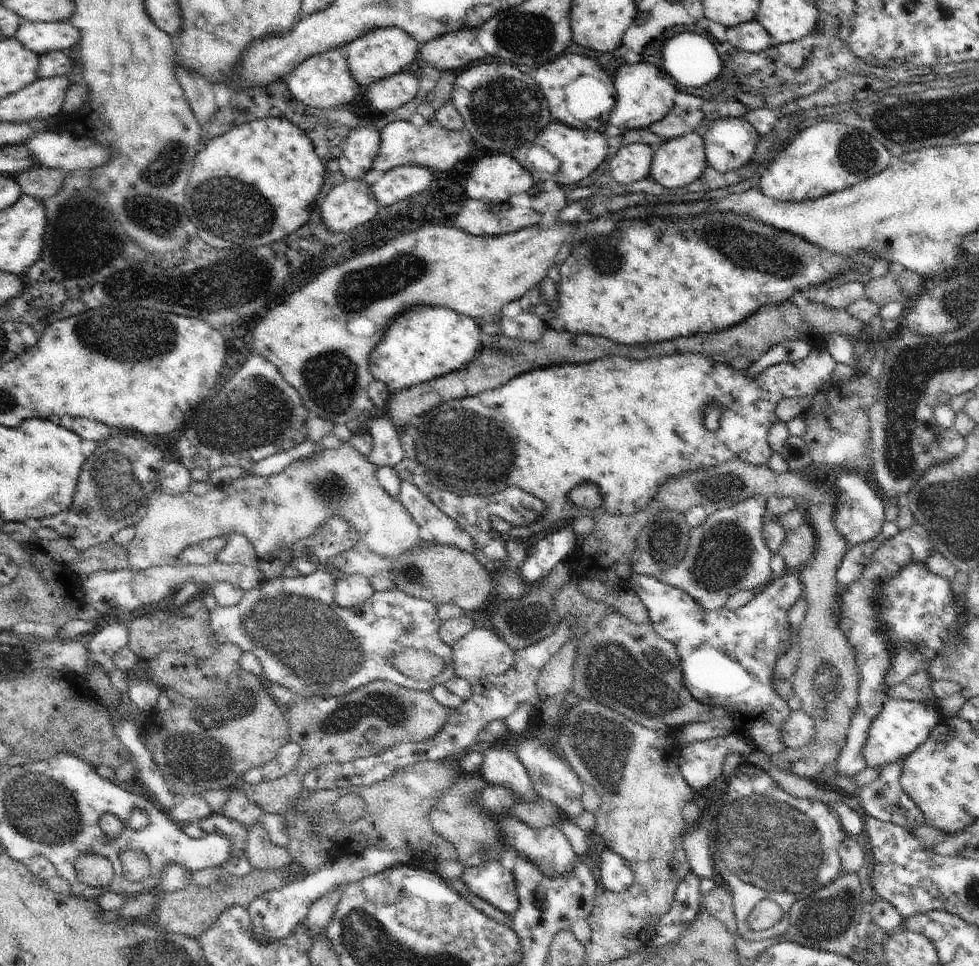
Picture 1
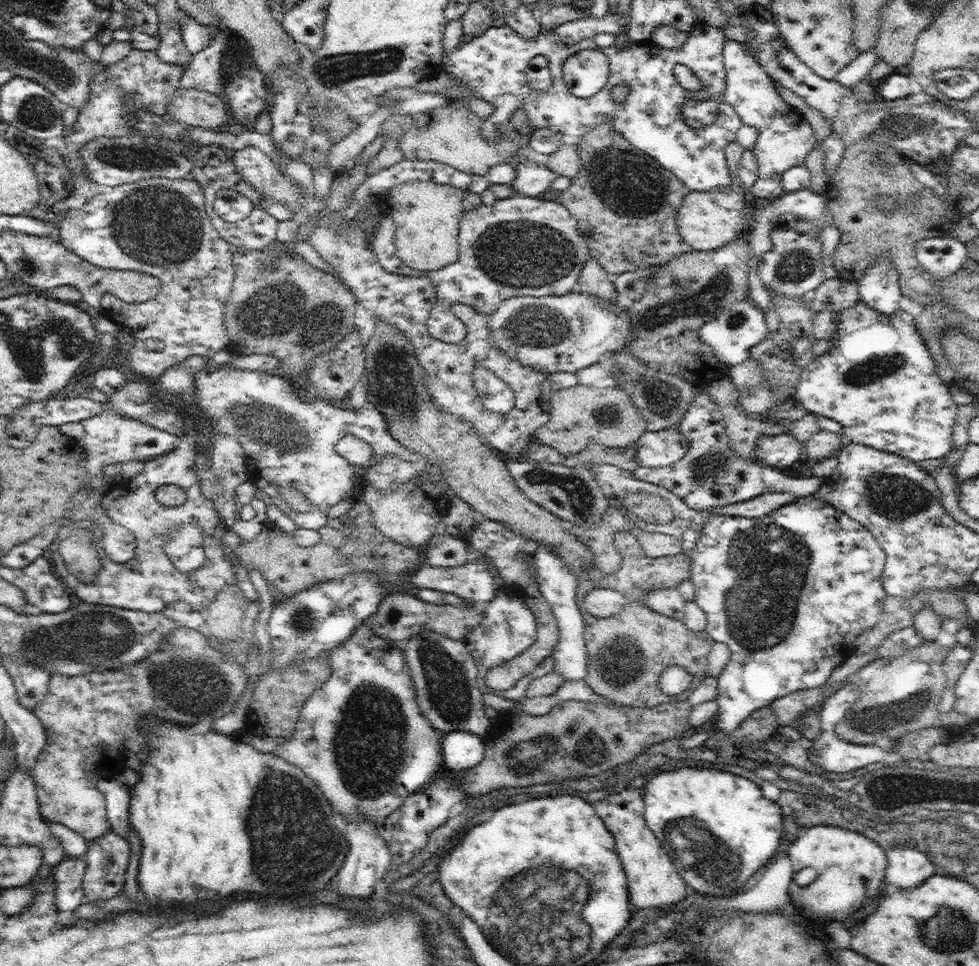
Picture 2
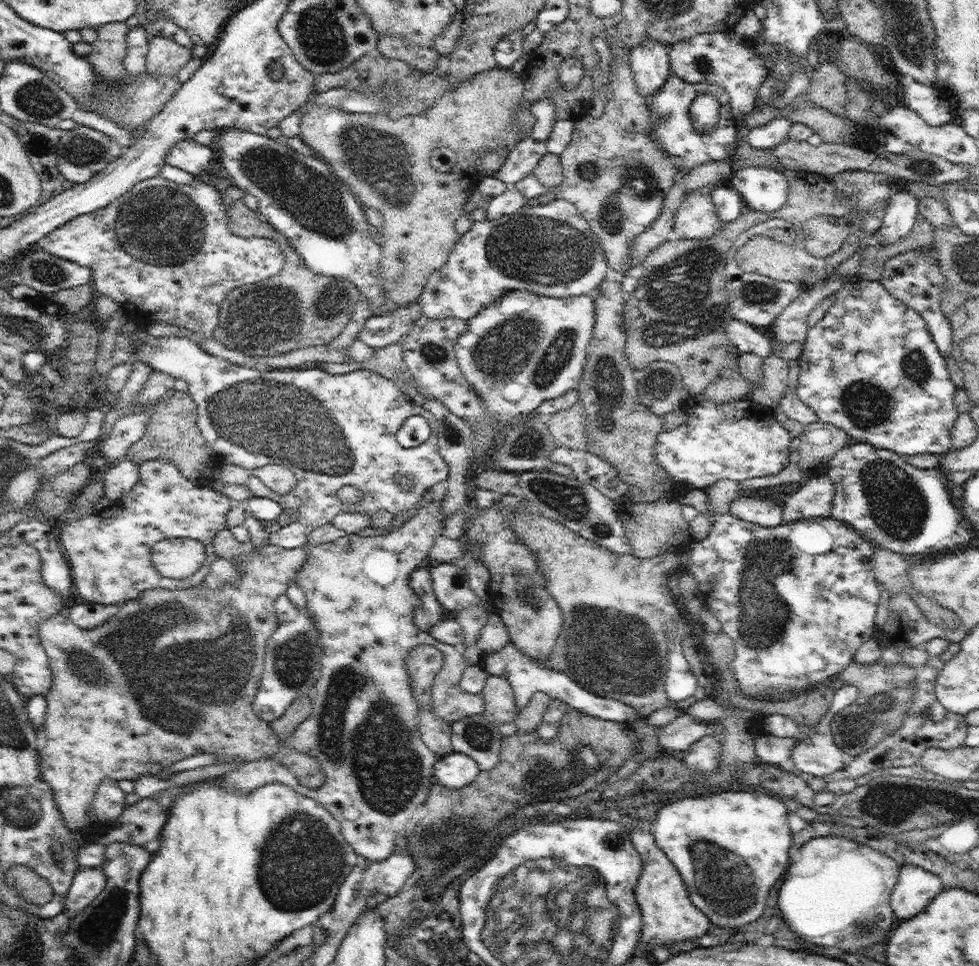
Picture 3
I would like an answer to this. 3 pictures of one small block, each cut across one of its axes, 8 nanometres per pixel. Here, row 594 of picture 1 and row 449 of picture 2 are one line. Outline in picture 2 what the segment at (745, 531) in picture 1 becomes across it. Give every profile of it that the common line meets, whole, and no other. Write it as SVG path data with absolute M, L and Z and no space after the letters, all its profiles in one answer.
M700 392L694 397L677 429L689 440L690 450L676 464L660 468L639 466L633 473L640 480L648 480L673 492L686 503L688 508L706 512L713 508L752 500L766 492L788 492L799 496L810 496L818 493L825 481L813 474L789 477L779 469L762 464L762 460L754 456L751 458L739 456L730 446L721 408L706 392Z

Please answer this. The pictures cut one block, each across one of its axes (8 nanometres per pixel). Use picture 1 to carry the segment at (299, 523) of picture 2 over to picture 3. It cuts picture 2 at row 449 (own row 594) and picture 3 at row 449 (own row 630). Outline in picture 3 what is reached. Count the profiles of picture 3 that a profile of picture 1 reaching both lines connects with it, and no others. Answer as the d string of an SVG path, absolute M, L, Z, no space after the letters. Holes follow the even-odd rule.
M139 327L126 335L139 337L135 348L135 359L149 364L175 380L188 384L189 394L197 404L197 425L209 447L215 452L218 464L240 465L248 470L267 464L281 464L291 468L297 476L297 486L288 494L280 495L268 488L258 477L250 478L246 485L251 496L270 498L280 503L283 510L302 510L302 526L296 526L296 533L285 536L279 532L269 535L269 543L282 548L293 549L304 546L312 533L326 524L340 512L370 512L387 510L393 516L412 510L420 504L427 491L447 480L449 466L439 453L437 422L426 408L405 400L404 395L392 380L368 369L354 370L342 375L332 375L318 366L309 369L263 369L250 365L238 365L206 353L198 343L186 336L170 335L154 337ZM410 416L423 416L430 425L431 433L425 443L414 448L404 448L397 439L398 429ZM406 475L415 484L410 491L399 487L399 478ZM346 485L355 486L363 496L357 504L344 504L337 492Z

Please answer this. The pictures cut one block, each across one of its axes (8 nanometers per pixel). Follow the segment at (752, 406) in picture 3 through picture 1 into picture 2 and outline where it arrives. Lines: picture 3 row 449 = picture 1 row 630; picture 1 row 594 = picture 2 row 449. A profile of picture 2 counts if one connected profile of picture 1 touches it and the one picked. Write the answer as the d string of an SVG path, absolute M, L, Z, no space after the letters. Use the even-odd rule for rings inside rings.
M677 428L646 431L636 442L639 466L660 468L676 464L690 450L689 440ZM782 433L776 435L760 435L757 438L756 450L754 457L761 459L762 464L771 466L772 468L781 470L783 467L790 466L795 463L804 463L804 446L799 440L790 433Z

